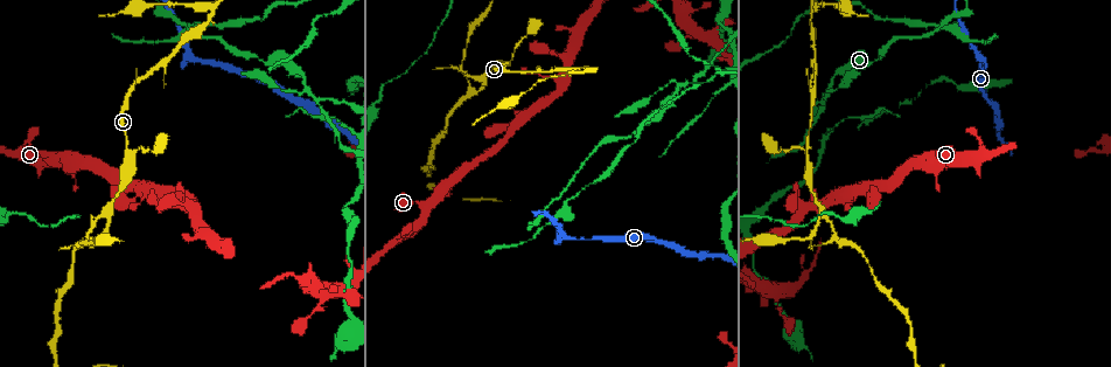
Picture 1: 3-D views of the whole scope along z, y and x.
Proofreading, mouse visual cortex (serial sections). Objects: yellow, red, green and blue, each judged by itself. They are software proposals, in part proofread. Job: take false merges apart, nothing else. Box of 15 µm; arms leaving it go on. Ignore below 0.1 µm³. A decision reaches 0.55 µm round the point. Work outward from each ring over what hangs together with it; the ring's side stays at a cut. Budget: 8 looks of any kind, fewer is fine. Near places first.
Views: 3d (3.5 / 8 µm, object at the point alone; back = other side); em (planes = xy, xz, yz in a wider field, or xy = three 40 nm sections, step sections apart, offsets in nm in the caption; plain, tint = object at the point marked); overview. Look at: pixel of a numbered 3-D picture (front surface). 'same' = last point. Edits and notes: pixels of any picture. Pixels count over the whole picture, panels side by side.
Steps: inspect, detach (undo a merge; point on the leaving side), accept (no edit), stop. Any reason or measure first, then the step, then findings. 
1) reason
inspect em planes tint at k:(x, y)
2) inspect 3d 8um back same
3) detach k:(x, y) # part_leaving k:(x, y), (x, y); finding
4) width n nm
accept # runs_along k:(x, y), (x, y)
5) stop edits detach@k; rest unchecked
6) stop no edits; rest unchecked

three-way junction
inspect 3d 3.5um at 1:(210, 19)

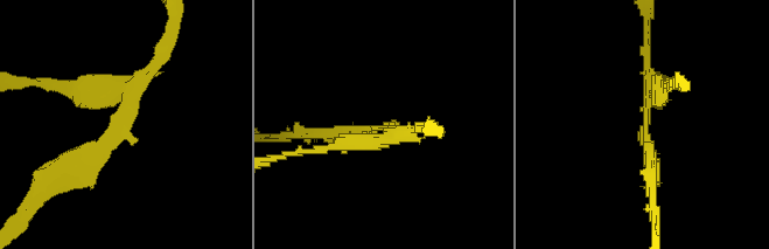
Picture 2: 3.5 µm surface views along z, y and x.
arms 3
detach 2:(347, 146) # part_leaving 2:(389, 135), (285, 156); a second cell is stuck on

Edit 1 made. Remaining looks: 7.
three arms meet
inspect 3d 3.5um at 1:(681, 86)

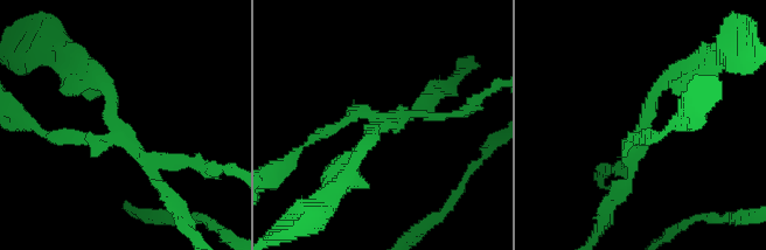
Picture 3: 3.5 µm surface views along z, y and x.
arms 3; arm_widths 150, 150, 200 nm
inspect em planes tint at 3:(381, 124)

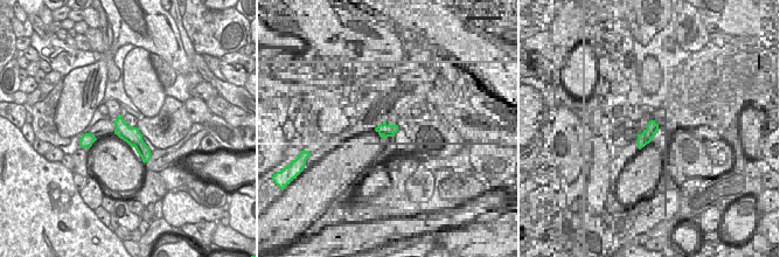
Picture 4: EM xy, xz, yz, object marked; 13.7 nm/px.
width 240 nm
detach 3:(70, 132) # part_leaving 3:(111, 134), (50, 138), (22, 117); two cells meet here

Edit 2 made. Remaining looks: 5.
see it whole again
inspect overview

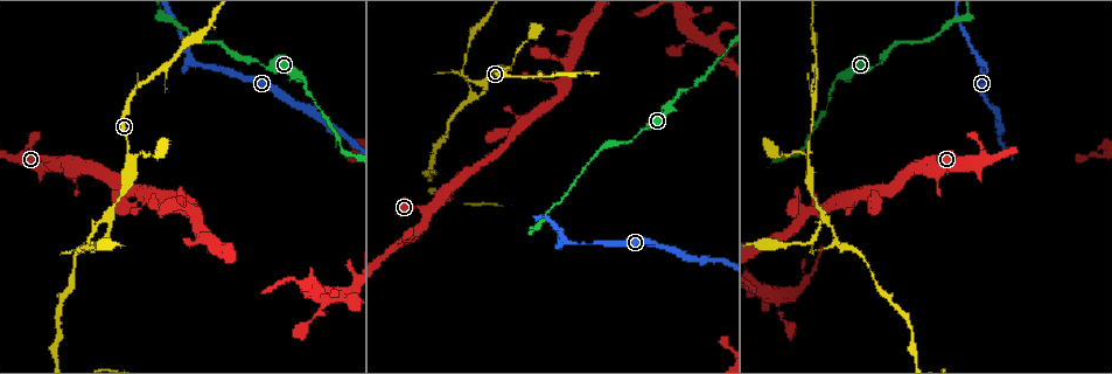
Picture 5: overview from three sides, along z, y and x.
sharp bend
inspect 3d 8um at 5:(569, 242)

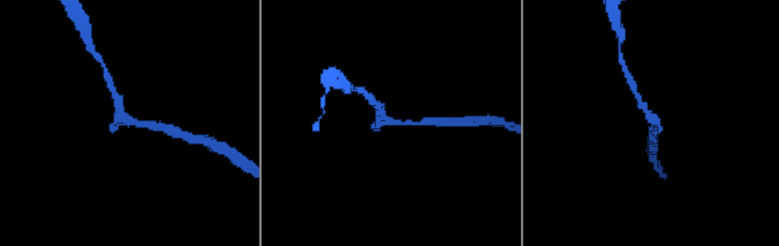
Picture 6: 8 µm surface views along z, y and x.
inspect em xy step 5 tint at 6:(390, 121)

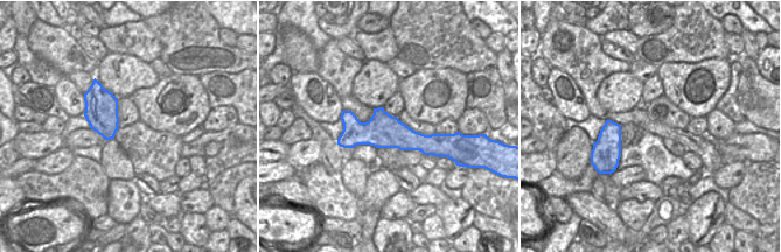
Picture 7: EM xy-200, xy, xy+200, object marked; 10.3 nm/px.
accept # runs_along 6:(161, 128), (126, 121), (116, 95); continuous, no second cell

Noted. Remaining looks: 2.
stop edits detach@2, detach@3; rest unchecked

